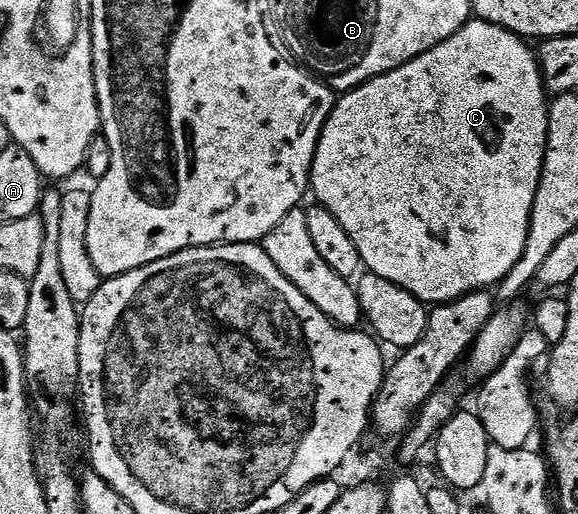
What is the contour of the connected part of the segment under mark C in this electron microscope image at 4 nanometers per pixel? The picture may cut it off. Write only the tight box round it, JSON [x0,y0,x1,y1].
[311,19,550,306]

